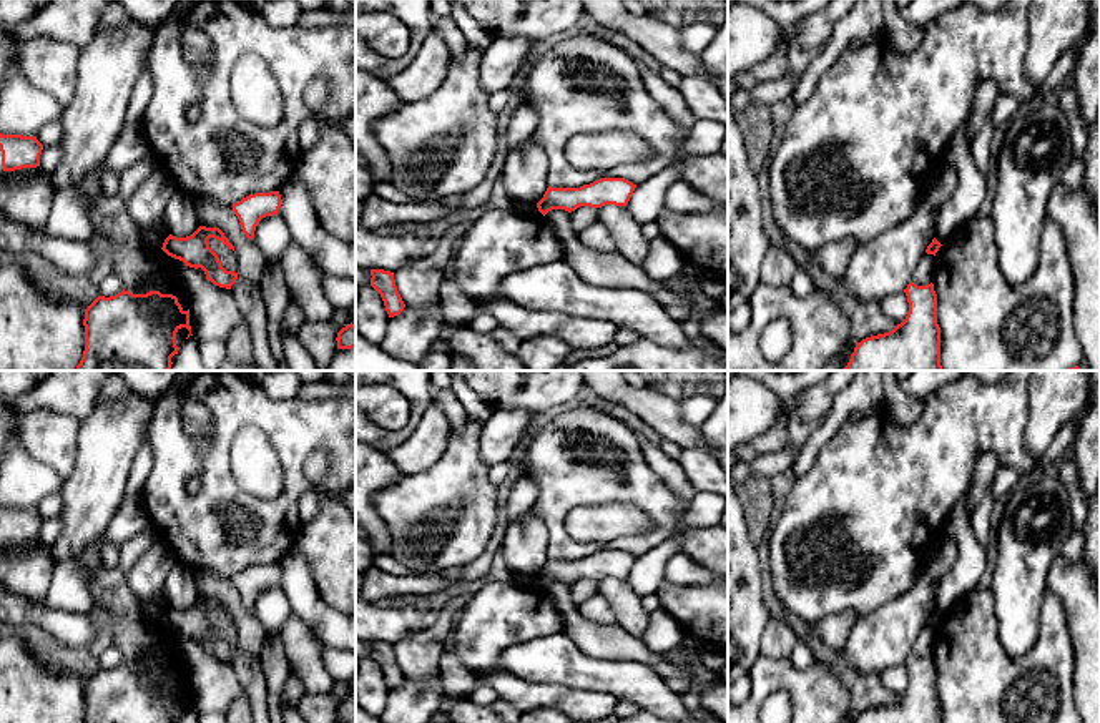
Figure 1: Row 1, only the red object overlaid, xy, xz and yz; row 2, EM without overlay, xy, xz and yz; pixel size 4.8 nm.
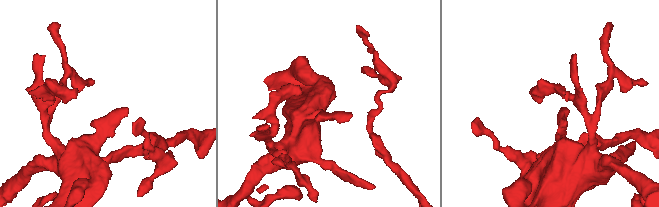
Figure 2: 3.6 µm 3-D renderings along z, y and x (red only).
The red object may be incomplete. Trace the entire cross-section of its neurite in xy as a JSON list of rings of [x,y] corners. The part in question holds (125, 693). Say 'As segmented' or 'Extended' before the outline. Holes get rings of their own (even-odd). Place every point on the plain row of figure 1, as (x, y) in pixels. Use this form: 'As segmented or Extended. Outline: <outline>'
As segmented. Outline: [[[121,663],[115,668],[105,670],[105,668],[98,668],[86,681],[85,681],[85,691],[83,691],[83,698],[85,698],[85,723],[179,723],[179,720],[176,718],[176,705],[181,700],[186,700],[189,703],[188,710],[193,708],[191,706],[191,698],[189,698],[189,681],[184,683],[181,680],[181,676],[178,675],[178,670],[173,666],[161,666],[160,663],[150,663],[146,666],[133,666],[130,663]]]

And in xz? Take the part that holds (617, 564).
As segmented. Outline: [[[600,550],[580,560],[548,558],[543,570],[537,575],[537,580],[545,588],[552,582],[565,582],[572,585],[580,578],[626,578],[635,560],[636,557],[625,550]]]

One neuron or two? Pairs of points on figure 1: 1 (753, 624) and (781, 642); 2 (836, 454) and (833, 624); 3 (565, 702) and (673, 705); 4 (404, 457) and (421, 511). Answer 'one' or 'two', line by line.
1: two
2: two
3: two
4: two

